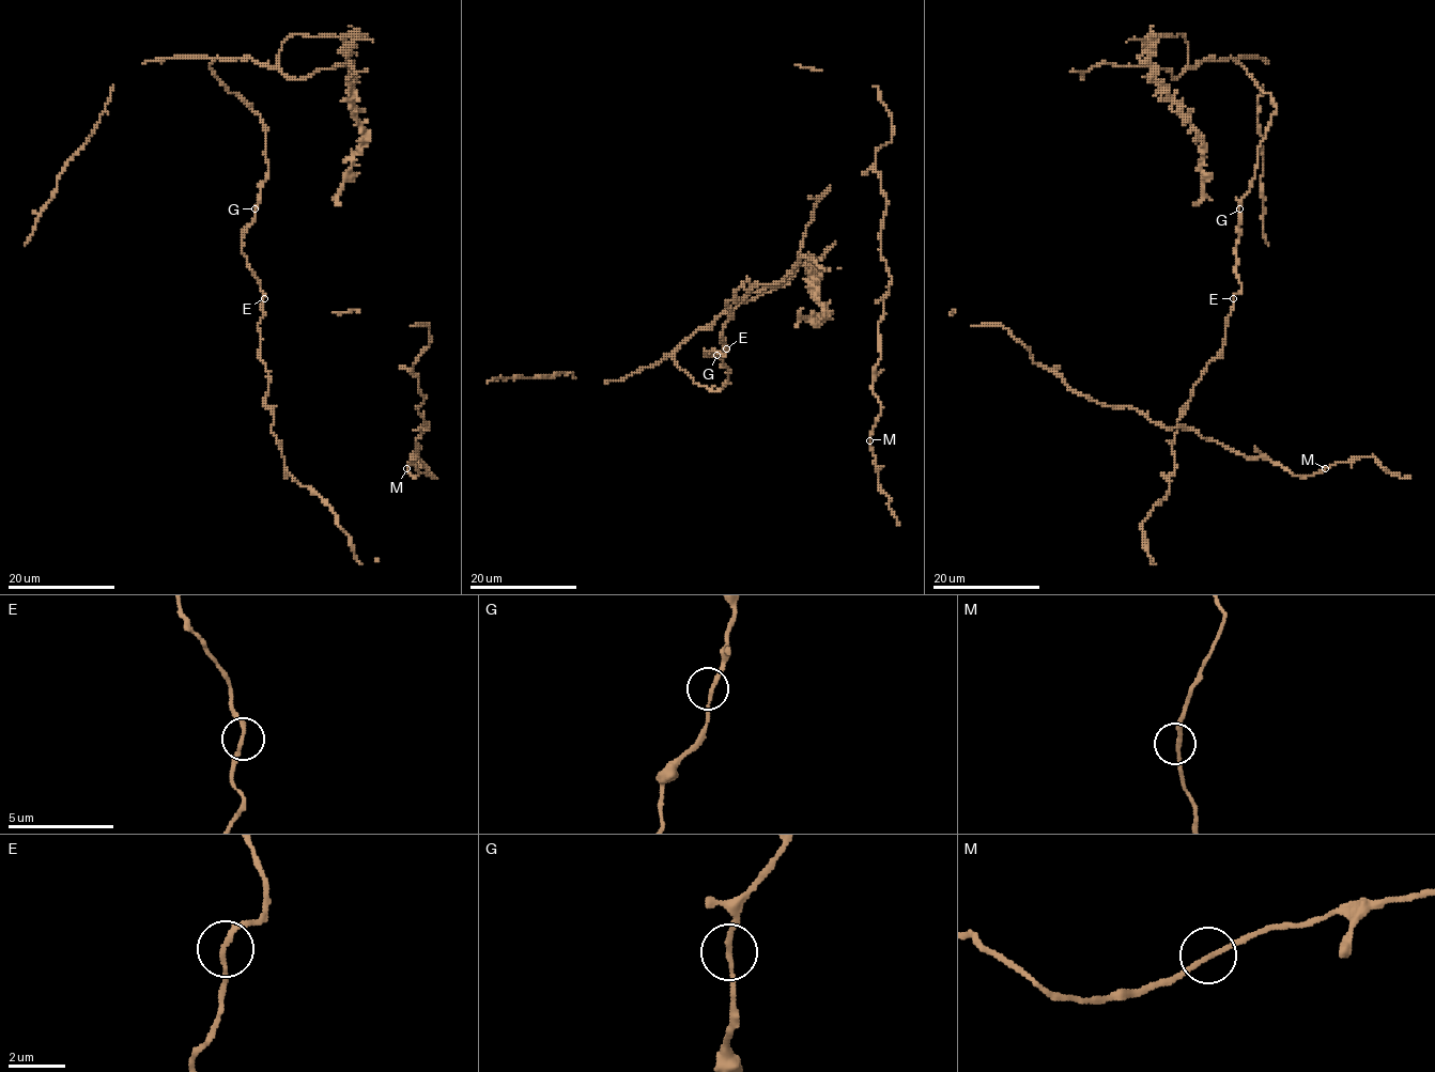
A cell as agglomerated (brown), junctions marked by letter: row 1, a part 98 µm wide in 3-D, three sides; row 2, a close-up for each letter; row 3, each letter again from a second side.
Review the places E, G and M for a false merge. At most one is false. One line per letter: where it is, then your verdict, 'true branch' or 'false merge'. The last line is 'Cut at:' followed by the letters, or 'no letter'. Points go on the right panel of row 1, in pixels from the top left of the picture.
E: at (1233, 298); true branch
G: at (1239, 208); true branch
M: at (1325, 468); true branch
Cut at: no letter

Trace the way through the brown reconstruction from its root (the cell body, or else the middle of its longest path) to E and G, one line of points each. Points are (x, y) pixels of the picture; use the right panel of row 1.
E: (1232, 312), (1233, 298)
G: (1232, 312), (1233, 297), (1240, 290), (1235, 274), (1235, 245), (1240, 234), (1239, 208)

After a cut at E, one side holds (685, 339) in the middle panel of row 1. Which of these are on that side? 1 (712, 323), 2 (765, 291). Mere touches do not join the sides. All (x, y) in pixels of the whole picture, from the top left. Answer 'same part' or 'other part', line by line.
1: same part
2: same part

